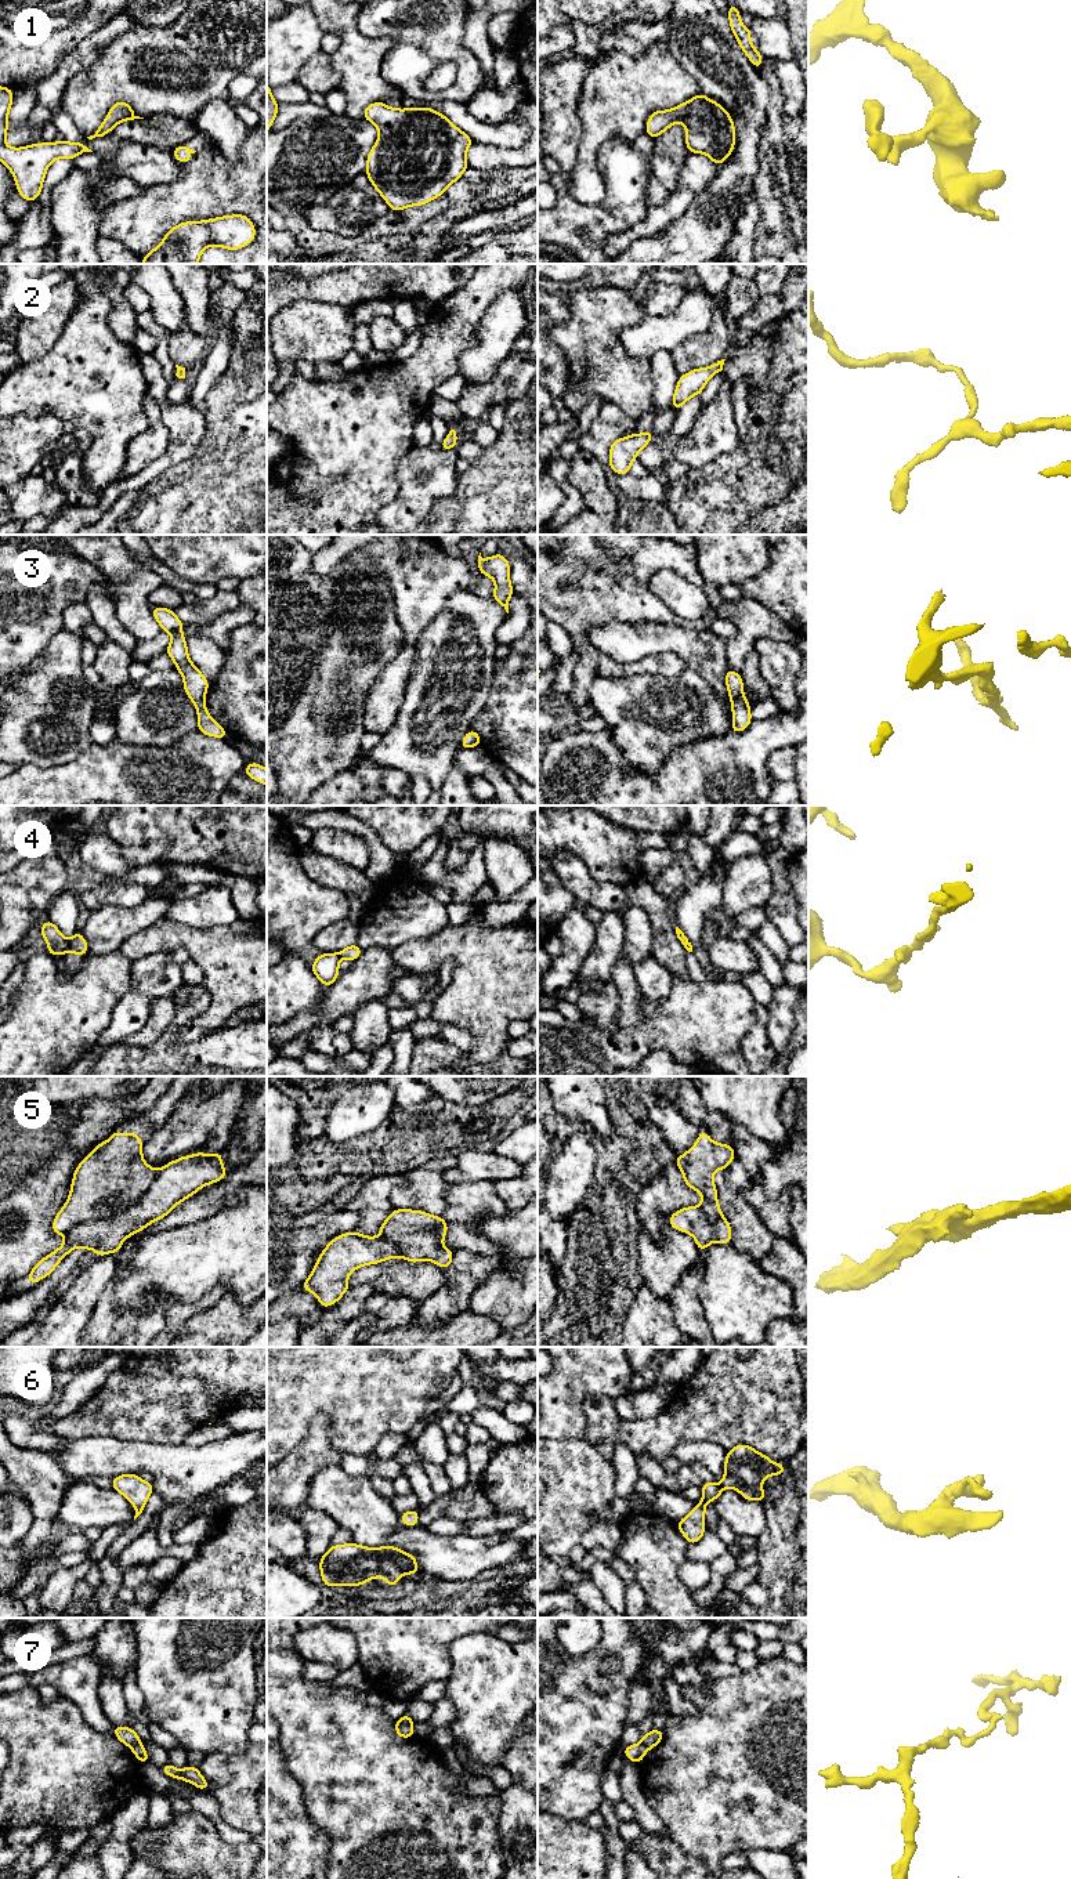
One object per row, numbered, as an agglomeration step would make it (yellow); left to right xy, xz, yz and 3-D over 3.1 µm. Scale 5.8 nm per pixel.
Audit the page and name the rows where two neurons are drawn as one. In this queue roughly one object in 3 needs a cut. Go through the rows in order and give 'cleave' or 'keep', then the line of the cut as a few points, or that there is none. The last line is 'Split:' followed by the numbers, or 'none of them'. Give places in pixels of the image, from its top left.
1: keep; no cut
2: keep; no cut
3: keep; no cut
4: cleave; cut in xy along (67, 940), (71, 951)
5: cleave; cut in xy along (159, 1170), (131, 1204), (109, 1216), (76, 1223), (65, 1234)
6: keep; no cut
7: cleave; cut in xy along (140, 1742), (130, 1747)
Split: 4, 5, 7

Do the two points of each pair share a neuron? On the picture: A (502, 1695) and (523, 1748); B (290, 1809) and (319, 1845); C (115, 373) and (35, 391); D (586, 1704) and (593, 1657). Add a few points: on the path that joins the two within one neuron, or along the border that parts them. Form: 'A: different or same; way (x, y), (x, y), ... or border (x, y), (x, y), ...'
A: different; border (523, 1719), (500, 1758)
B: same; way (292, 1818), (310, 1836)
C: same; way (96, 369), (84, 379), (68, 379), (54, 384)
D: same; way (585, 1693), (586, 1668)

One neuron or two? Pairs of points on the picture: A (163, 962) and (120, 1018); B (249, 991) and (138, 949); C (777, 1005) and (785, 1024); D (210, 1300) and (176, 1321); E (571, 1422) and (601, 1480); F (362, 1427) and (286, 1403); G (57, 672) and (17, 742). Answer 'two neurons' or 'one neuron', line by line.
A: one neuron
B: one neuron
C: one neuron
D: one neuron
E: two neurons
F: one neuron
G: one neuron

